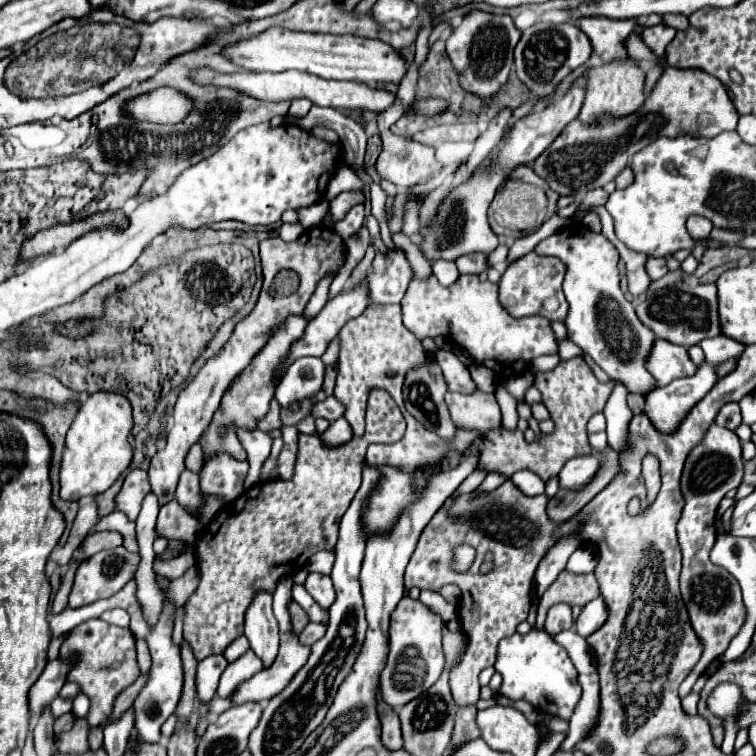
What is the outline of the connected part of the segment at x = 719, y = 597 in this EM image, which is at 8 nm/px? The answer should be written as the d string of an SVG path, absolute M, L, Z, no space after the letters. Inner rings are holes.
M717 424L709 426L701 444L697 444L685 462L681 476L681 492L685 496L683 516L677 524L677 538L683 552L683 572L681 572L681 596L689 610L689 618L693 630L703 642L703 656L697 666L691 670L689 678L679 688L679 696L685 698L697 678L707 670L707 666L721 658L727 650L729 642L737 636L741 626L745 624L747 610L741 600L739 582L721 566L715 566L709 560L709 552L715 544L715 514L719 502L731 488L737 488L743 480L743 458L741 458L741 442L735 432L725 430Z

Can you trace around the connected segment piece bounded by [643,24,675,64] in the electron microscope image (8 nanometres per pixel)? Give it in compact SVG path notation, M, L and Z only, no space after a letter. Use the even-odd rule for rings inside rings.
M657 24L653 28L643 30L645 44L661 58L661 64L665 64L665 46L673 40L673 36L675 36L675 28L667 24Z

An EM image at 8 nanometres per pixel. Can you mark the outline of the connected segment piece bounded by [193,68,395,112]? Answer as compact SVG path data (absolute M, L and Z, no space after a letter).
M201 68L193 72L193 80L197 84L215 84L215 86L229 86L243 94L249 94L257 100L265 102L283 102L283 100L295 100L295 98L309 98L317 106L329 106L329 108L359 108L359 110L375 110L383 112L389 104L395 102L395 94L385 92L383 88L369 88L361 82L337 82L337 80L323 80L313 74L287 70L287 72L241 72L241 74L217 74L209 68Z

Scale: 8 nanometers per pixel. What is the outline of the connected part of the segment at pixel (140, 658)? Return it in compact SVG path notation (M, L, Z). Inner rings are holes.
M142 639L136 640L137 662L141 672L147 672L151 668L151 655L147 643Z

